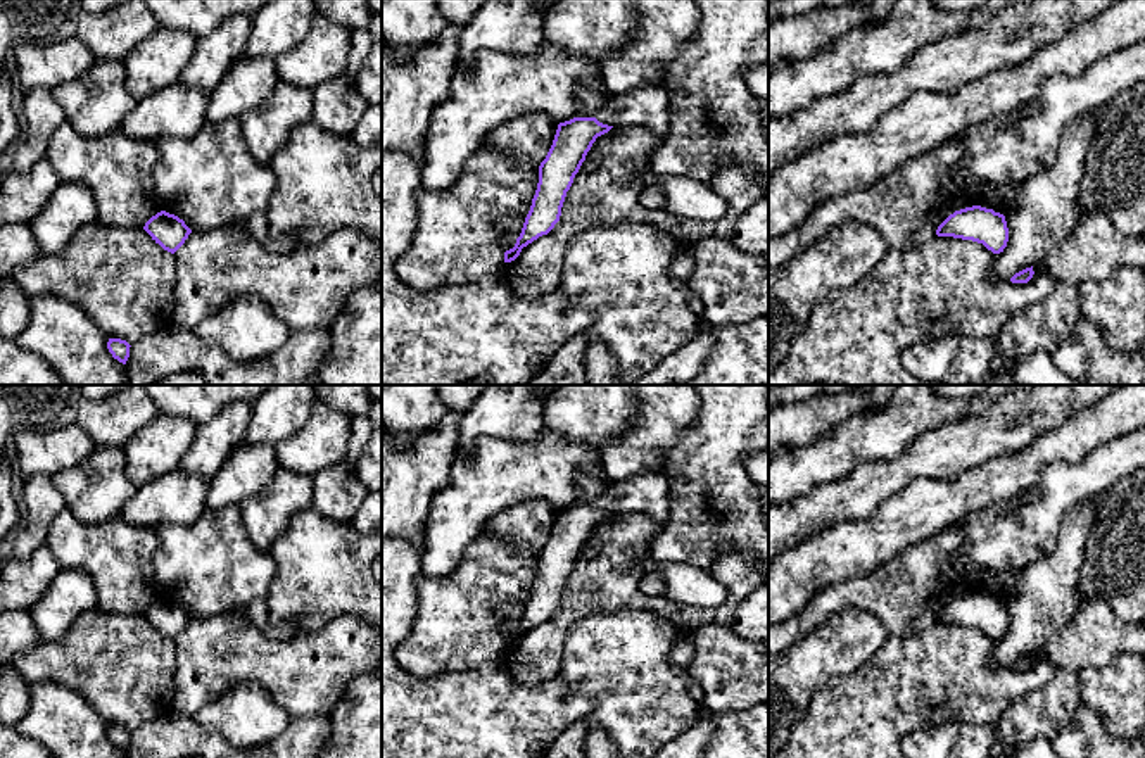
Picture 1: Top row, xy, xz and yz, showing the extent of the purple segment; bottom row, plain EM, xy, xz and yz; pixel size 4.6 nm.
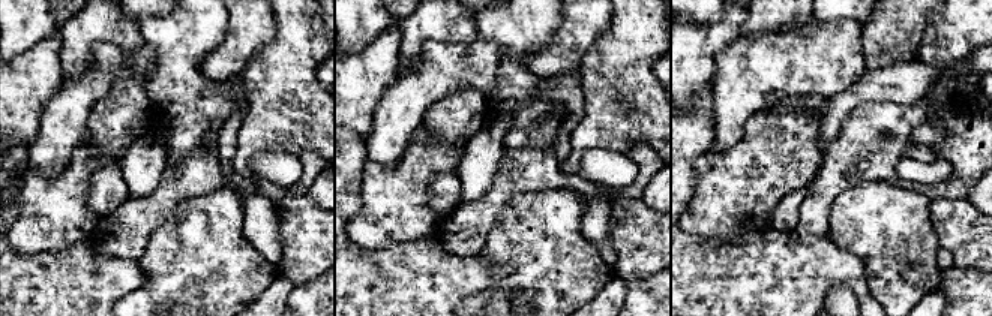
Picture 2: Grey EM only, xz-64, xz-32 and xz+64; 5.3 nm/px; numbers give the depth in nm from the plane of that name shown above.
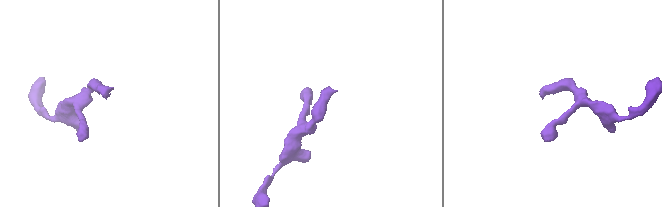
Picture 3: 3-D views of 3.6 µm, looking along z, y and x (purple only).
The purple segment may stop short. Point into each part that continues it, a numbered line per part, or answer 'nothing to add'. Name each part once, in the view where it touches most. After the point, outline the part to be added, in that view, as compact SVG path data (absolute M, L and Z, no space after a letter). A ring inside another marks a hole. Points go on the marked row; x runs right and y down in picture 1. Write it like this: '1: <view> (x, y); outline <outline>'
1: xz (650, 107); outline M658 85L610 95L608 104L594 117L613 128L641 126L665 140L670 123L670 92L665 85Z

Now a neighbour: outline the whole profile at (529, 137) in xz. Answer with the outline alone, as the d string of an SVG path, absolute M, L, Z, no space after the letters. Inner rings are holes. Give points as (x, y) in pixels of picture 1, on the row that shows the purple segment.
M532 112L508 119L484 143L516 162L542 162L553 145L556 129L558 124L551 117Z

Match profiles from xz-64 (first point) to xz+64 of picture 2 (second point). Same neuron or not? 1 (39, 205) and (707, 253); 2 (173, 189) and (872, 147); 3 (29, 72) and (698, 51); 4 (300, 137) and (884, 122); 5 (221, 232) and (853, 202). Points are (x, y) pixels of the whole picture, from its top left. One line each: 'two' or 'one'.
1: two
2: one
3: one
4: two
5: one

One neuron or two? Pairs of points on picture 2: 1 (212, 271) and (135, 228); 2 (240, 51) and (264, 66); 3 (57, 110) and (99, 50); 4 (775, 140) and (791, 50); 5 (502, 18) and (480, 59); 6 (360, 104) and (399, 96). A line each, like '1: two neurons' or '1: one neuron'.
1: two neurons
2: two neurons
3: one neuron
4: two neurons
5: two neurons
6: two neurons

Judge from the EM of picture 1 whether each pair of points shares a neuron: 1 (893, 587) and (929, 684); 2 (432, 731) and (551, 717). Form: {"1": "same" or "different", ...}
{"1": "different", "2": "same"}

